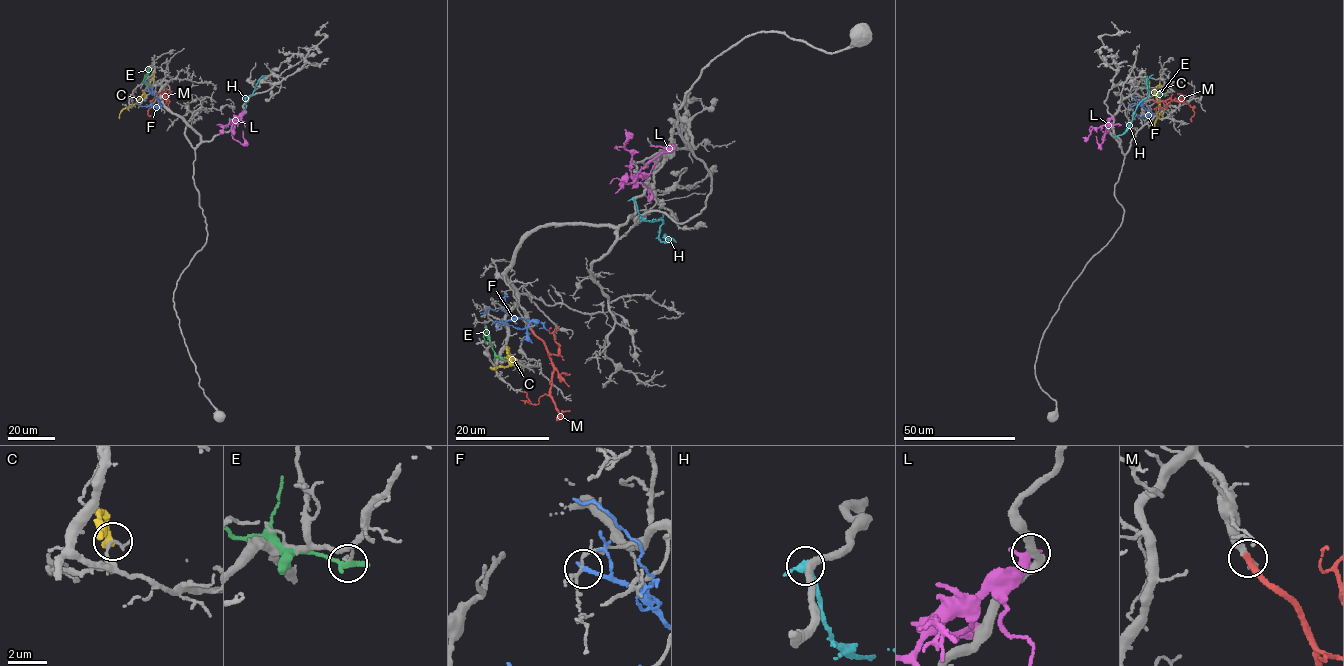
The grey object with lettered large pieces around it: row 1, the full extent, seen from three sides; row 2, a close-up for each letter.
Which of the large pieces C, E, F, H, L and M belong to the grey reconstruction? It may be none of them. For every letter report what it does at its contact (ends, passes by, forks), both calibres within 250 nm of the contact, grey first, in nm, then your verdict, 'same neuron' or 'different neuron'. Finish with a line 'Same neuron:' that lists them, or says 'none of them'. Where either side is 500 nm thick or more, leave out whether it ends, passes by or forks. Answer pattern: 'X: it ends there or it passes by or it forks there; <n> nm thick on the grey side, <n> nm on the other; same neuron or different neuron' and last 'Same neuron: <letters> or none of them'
C: it ends there; 190 nm thick on the grey side, 400 nm on the other; different neuron
E: it ends there; 150 nm thick on the grey side, 300 nm on the other; different neuron
F: it ends there; 120 nm thick on the grey side, 260 nm on the other; different neuron
H: it passes by; 360 nm thick on the grey side, 320 nm on the other; different neuron
L: it ends there; 400 nm thick on the grey side, 460 nm on the other; different neuron
M: it ends there; 380 nm thick on the grey side, 320 nm on the other; same neuron
Same neuron: M

